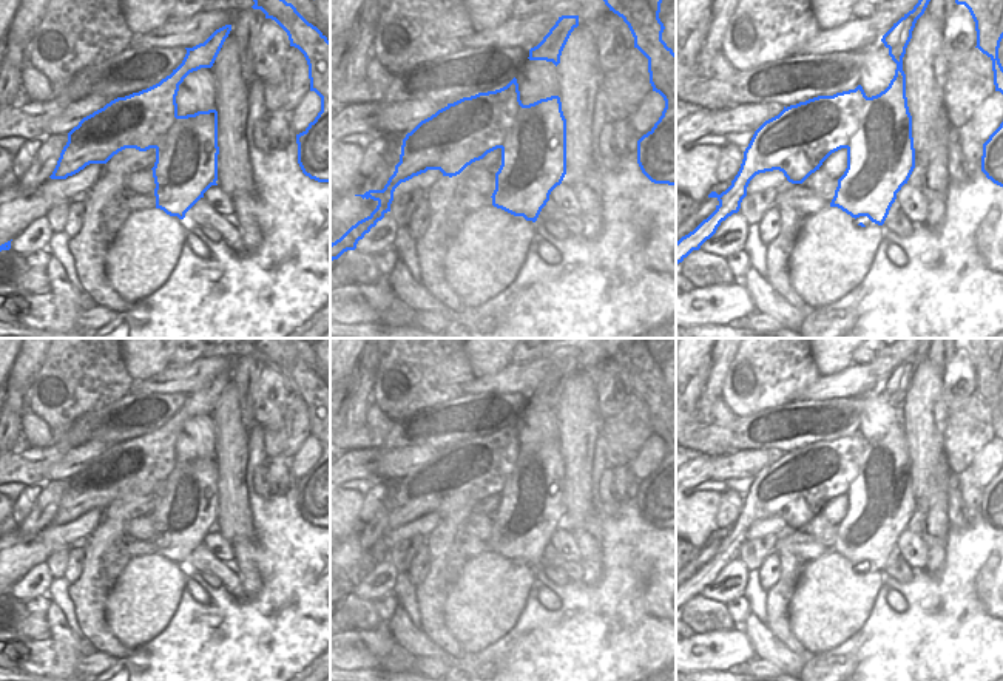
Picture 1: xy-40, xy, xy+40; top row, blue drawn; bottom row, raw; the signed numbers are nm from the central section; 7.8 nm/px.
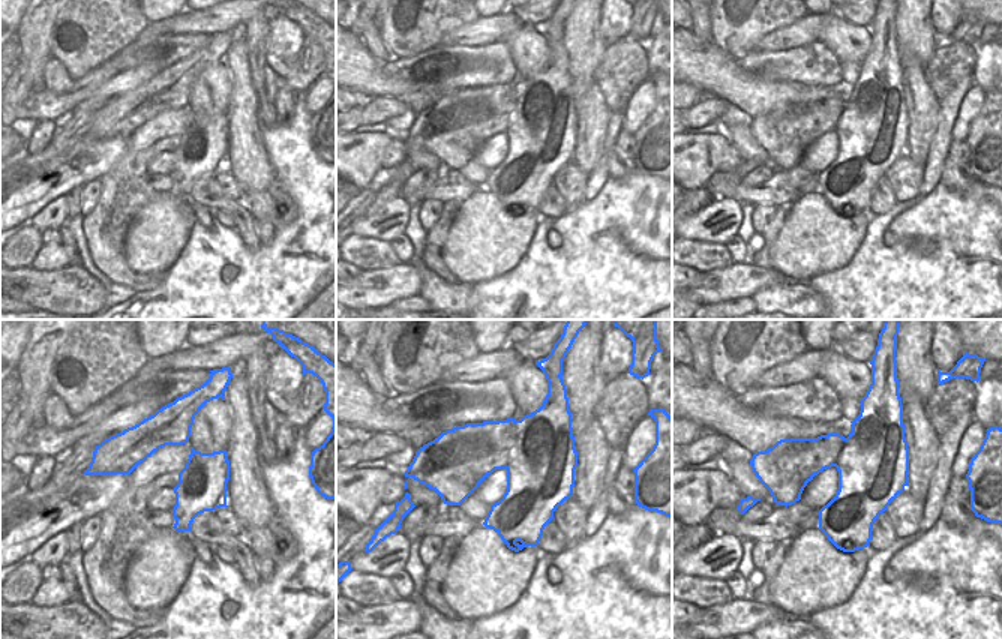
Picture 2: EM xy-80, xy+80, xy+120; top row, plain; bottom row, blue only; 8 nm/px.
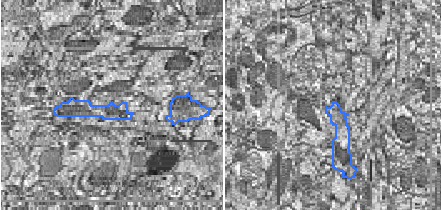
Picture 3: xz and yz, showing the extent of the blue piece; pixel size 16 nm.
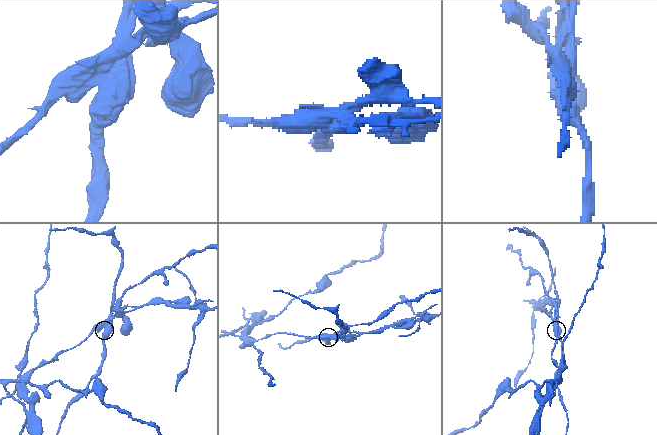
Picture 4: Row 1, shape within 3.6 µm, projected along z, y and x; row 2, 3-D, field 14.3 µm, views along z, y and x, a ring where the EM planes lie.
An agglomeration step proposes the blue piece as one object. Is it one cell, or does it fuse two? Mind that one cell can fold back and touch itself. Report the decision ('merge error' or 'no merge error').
merge error

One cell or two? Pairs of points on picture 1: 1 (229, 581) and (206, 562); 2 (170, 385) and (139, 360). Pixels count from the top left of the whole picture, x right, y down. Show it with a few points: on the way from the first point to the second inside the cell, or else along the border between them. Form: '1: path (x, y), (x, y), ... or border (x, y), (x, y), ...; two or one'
1: path (224, 575), (212, 564); one
2: border (172, 363), (135, 382); two

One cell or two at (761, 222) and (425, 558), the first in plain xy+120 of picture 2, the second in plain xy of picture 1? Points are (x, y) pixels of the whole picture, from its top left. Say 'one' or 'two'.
one

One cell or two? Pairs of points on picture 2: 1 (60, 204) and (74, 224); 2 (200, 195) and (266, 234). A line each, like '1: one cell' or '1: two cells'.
1: two cells
2: two cells

